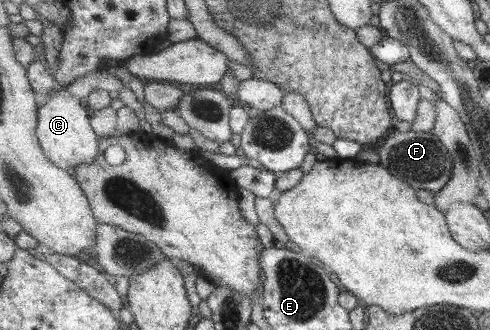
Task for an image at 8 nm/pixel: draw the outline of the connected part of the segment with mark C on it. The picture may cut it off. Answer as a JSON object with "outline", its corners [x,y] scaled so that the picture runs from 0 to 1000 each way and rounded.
{"outline":[[[116,264],[112,285],[80,327],[78,415],[92,470],[108,497],[133,515],[155,512],[161,497],[186,497],[206,464],[198,400],[188,385],[188,339],[173,306],[161,303],[133,264]]]}

